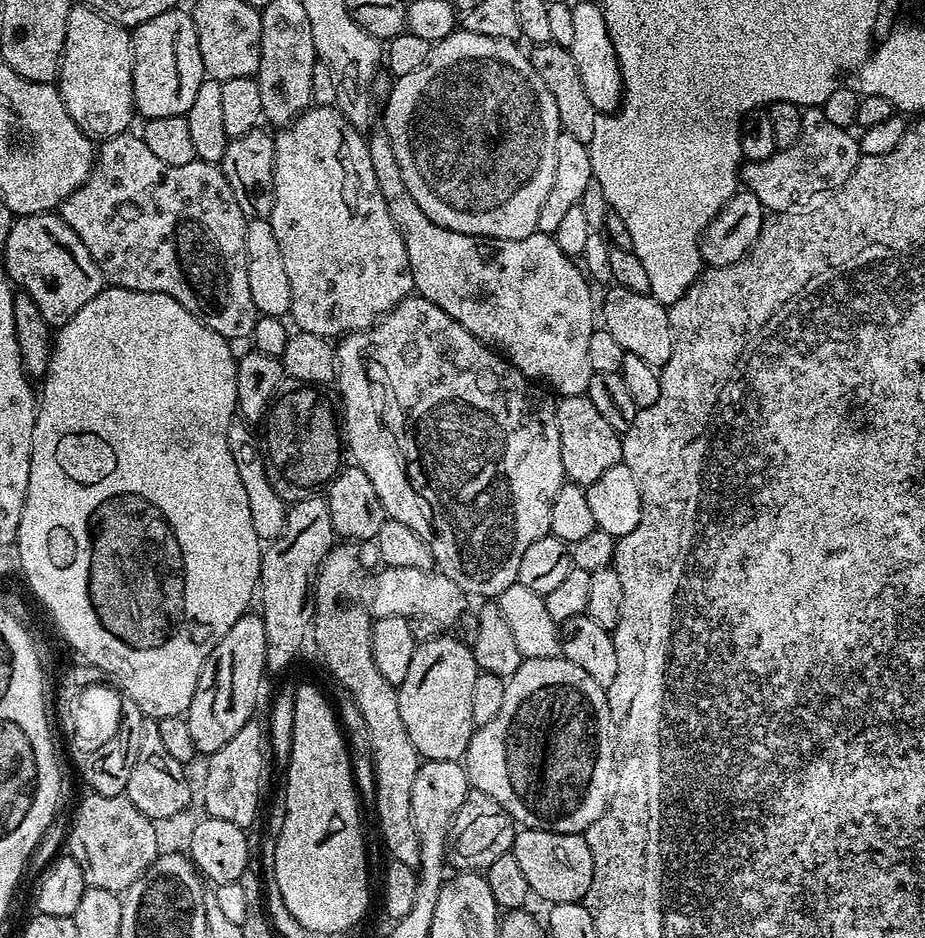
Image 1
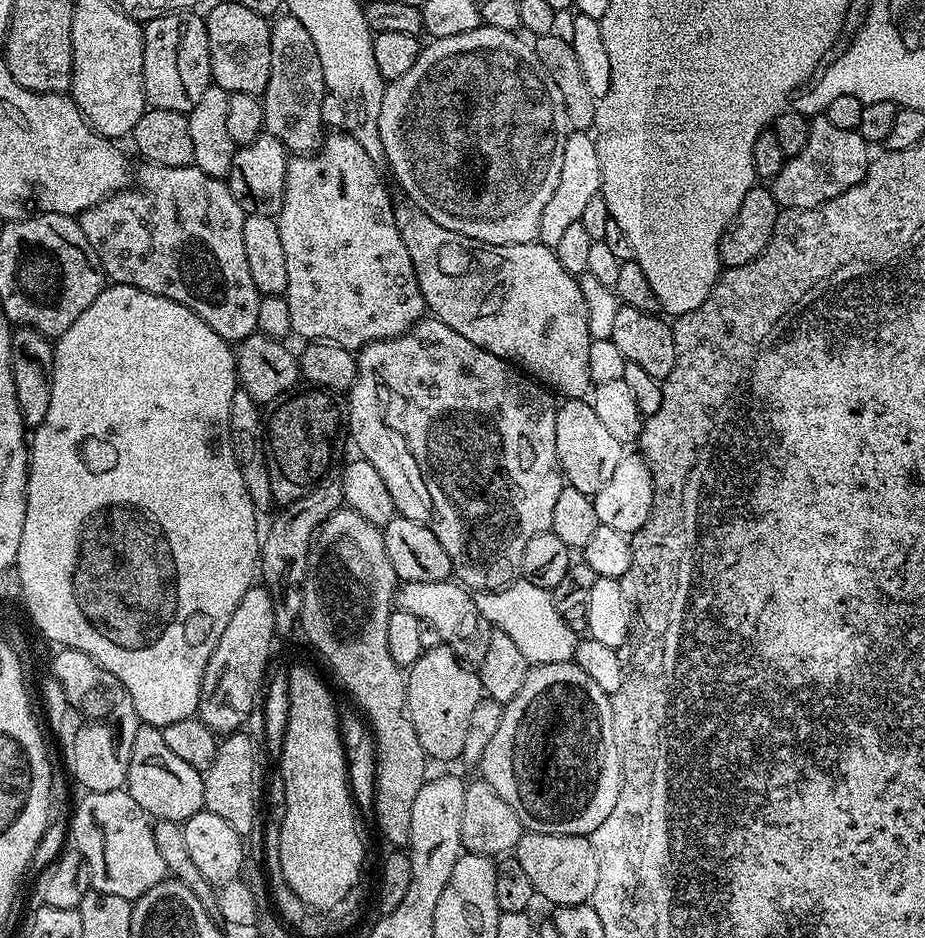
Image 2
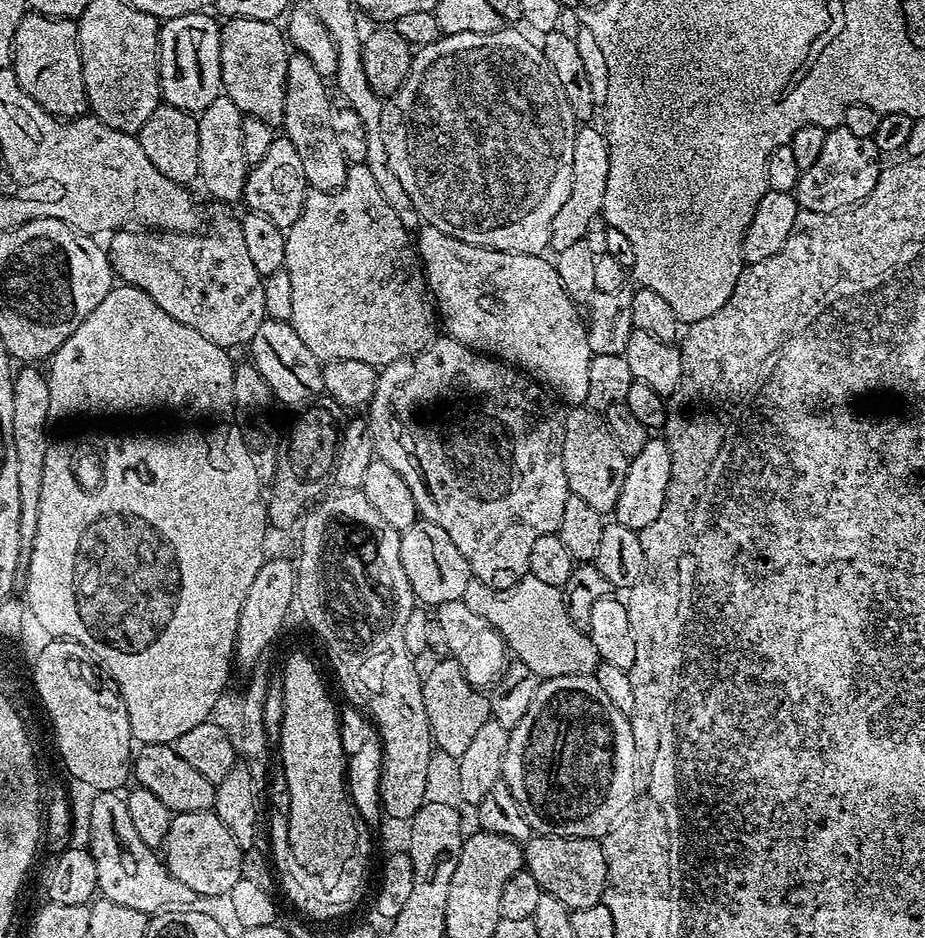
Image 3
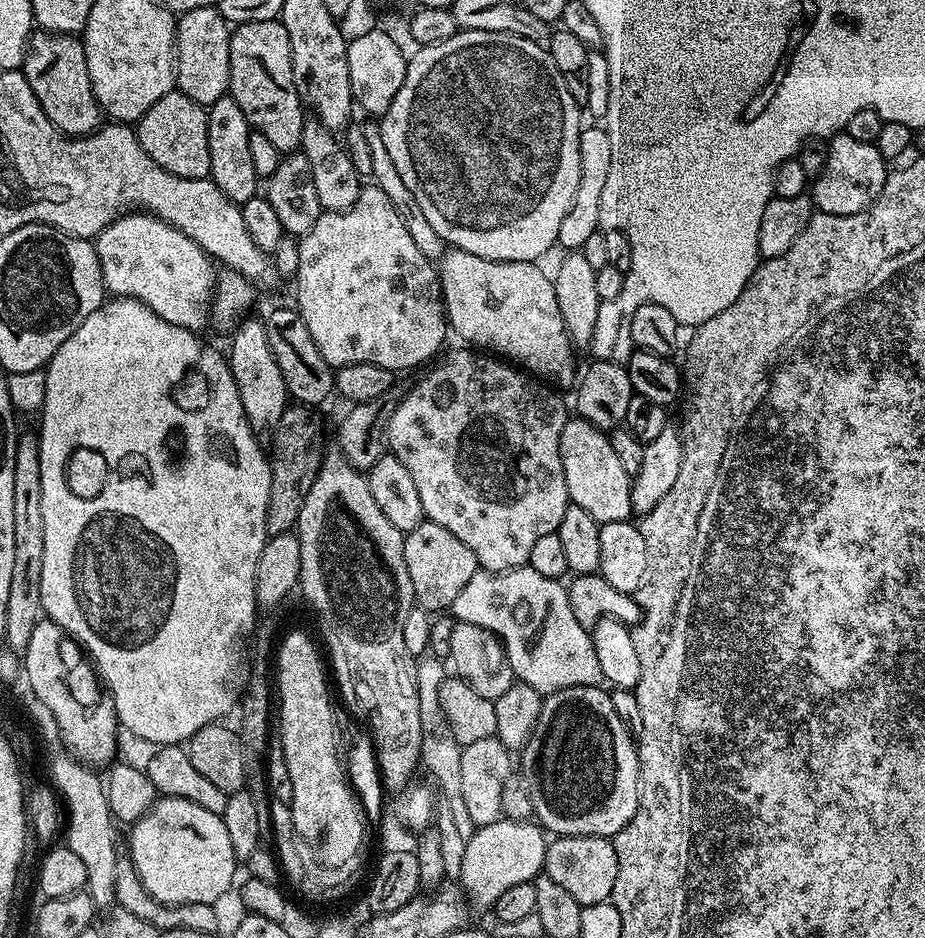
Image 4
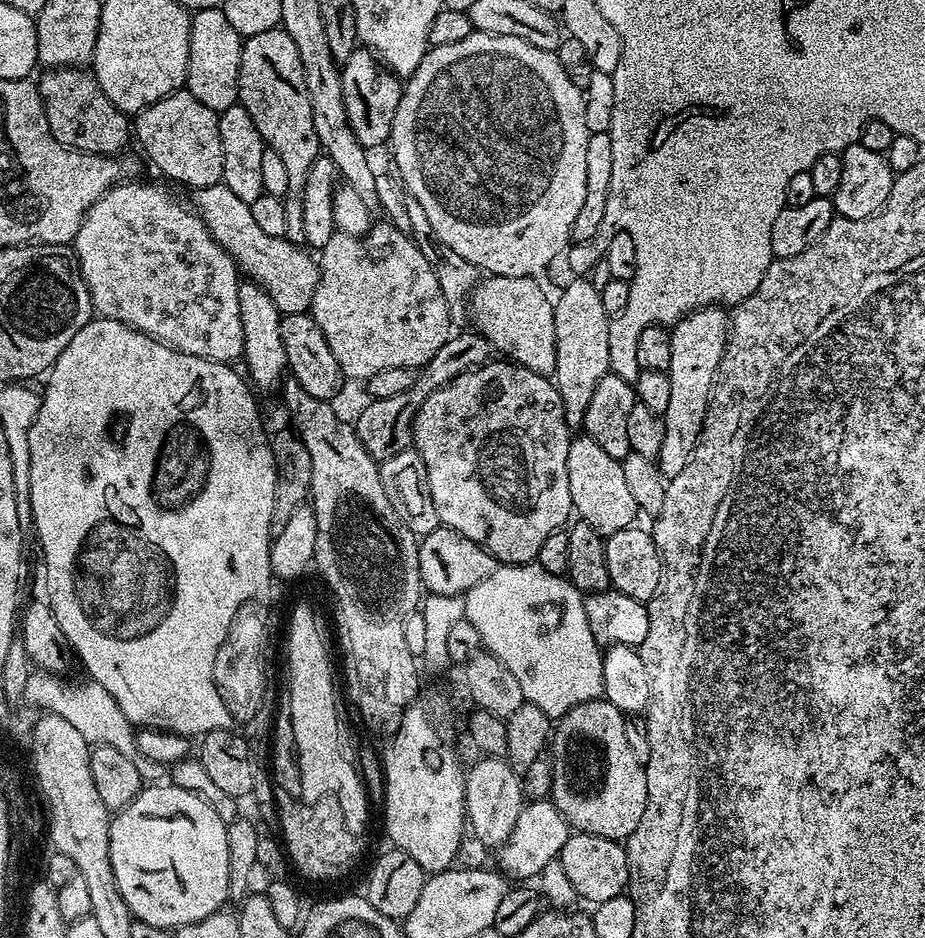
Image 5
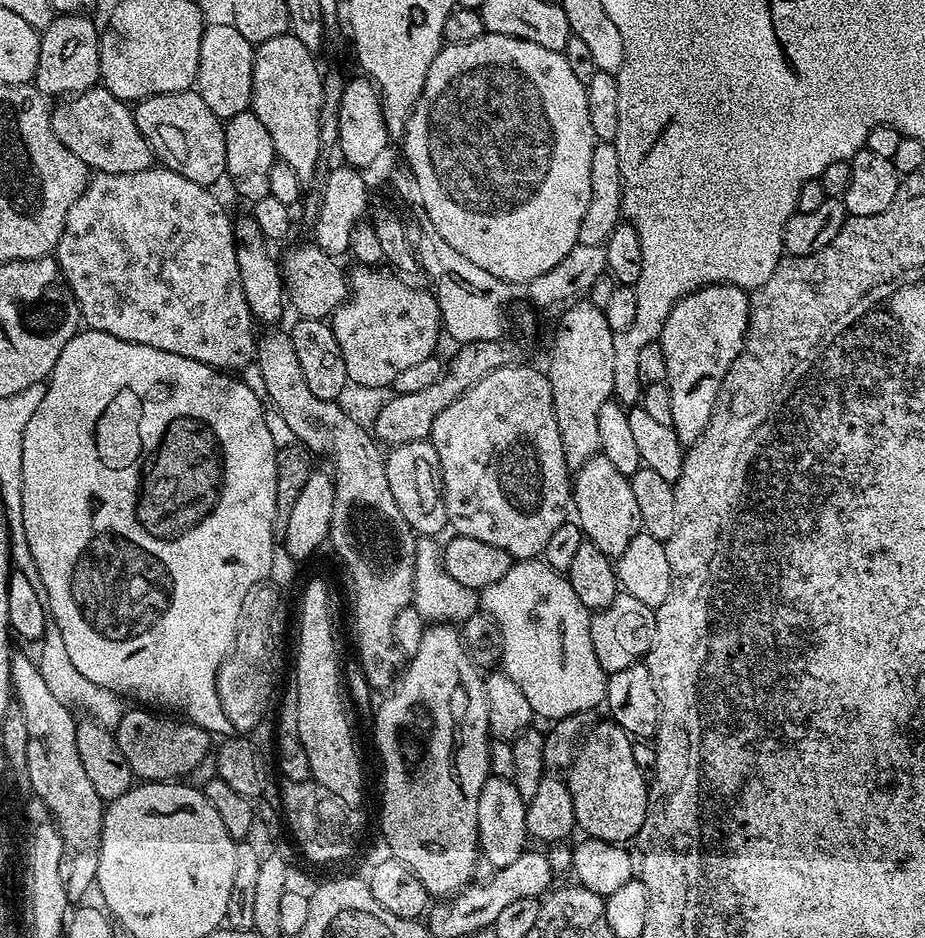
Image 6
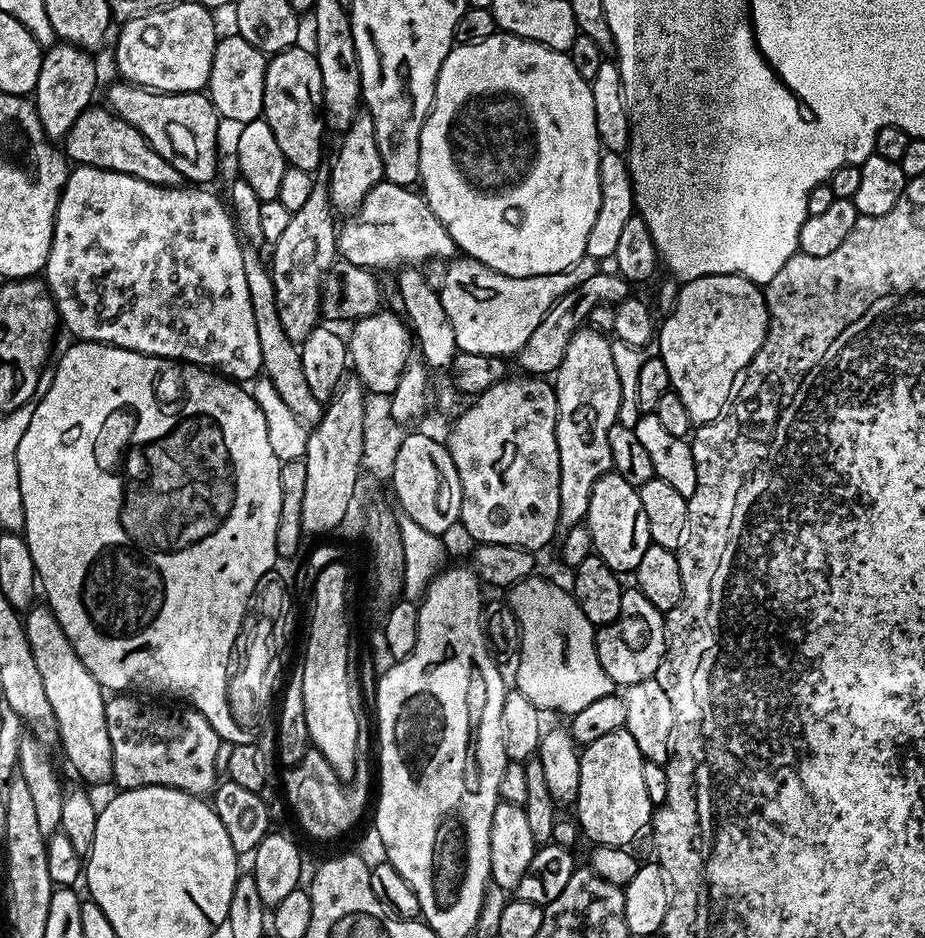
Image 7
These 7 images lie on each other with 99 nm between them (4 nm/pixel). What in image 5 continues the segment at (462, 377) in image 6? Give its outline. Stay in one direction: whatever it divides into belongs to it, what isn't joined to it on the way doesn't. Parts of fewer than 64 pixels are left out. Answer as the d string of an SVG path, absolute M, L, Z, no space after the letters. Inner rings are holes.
M457 331L449 335L442 350L438 350L438 354L434 354L434 358L430 358L430 362L419 369L411 392L394 394L394 398L371 399L366 410L358 416L354 423L358 438L377 462L390 458L395 452L407 452L413 447L410 429L423 397L434 394L434 390L449 384L458 374L467 372L470 368L479 368L481 364L489 363L493 359L492 344L479 332L467 331L460 333Z

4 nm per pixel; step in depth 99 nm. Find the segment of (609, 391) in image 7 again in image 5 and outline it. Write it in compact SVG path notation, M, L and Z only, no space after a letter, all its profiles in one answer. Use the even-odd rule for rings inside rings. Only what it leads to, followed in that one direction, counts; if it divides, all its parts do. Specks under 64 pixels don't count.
M572 278L554 300L554 338L556 339L556 370L554 383L562 398L562 410L569 429L576 430L584 423L586 406L594 386L609 375L608 363L614 360L614 341L610 331L610 317L602 306L600 292L594 290L591 279Z

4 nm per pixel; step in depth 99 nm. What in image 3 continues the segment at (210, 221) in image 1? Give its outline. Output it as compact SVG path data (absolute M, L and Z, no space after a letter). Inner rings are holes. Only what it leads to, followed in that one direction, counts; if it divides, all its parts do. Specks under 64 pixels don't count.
M216 206L212 220L216 223L216 240L201 234L187 232L162 232L159 230L116 230L107 237L106 251L115 279L129 288L142 290L166 314L198 330L202 338L210 338L212 344L222 349L233 350L239 344L251 345L258 326L266 318L264 315L264 280L254 270L254 262L246 250L246 241L242 238L240 220L232 217L233 209L228 206Z

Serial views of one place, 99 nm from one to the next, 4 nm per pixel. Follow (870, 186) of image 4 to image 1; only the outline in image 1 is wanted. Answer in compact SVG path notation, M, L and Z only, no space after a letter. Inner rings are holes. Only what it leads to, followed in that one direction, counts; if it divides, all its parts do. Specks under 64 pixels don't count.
M808 106L803 109L802 134L797 144L782 148L765 160L750 160L741 167L738 180L747 191L762 202L769 213L784 212L797 207L805 198L828 192L842 186L860 161L860 142L847 128L834 126L826 118L823 107Z

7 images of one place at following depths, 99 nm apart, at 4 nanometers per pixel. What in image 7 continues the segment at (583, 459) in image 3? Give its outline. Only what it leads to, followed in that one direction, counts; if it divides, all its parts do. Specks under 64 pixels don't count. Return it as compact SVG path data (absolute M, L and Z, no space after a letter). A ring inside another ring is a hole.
M615 470L594 482L594 490L590 490L586 526L590 530L595 555L600 556L614 574L635 573L638 562L642 562L642 554L646 554L653 543L646 514L640 510L639 487L626 482L626 478L619 476Z

